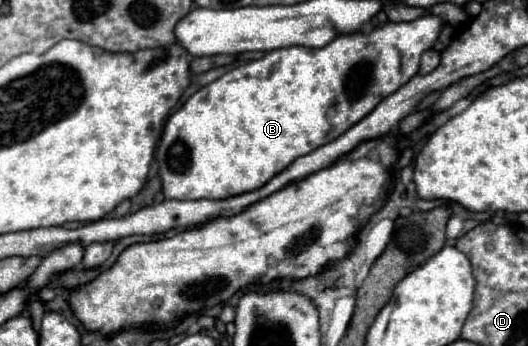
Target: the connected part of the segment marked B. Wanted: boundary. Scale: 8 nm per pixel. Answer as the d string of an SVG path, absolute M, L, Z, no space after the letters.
M422 16L418 20L412 22L388 22L380 28L376 28L370 34L342 34L338 38L334 38L328 46L324 48L306 48L306 46L290 46L290 48L282 48L282 50L272 50L266 53L264 58L254 60L234 68L230 72L226 72L222 78L214 80L212 84L204 86L202 90L198 90L194 96L188 98L188 102L176 110L166 126L164 126L164 134L162 140L158 142L156 148L156 160L158 160L158 172L160 172L160 180L162 180L162 192L168 200L200 200L200 198L208 198L208 200L224 200L224 198L232 198L238 194L246 194L246 192L254 192L258 188L262 188L266 182L270 182L276 174L280 174L282 170L286 170L296 158L306 156L310 152L314 152L316 148L332 142L334 138L338 138L340 134L344 134L348 128L352 128L354 124L358 124L364 116L368 116L386 96L394 94L396 90L400 90L406 82L410 82L412 76L418 74L418 66L420 66L420 56L424 50L430 50L432 44L436 42L438 34L440 34L440 18L438 16Z

